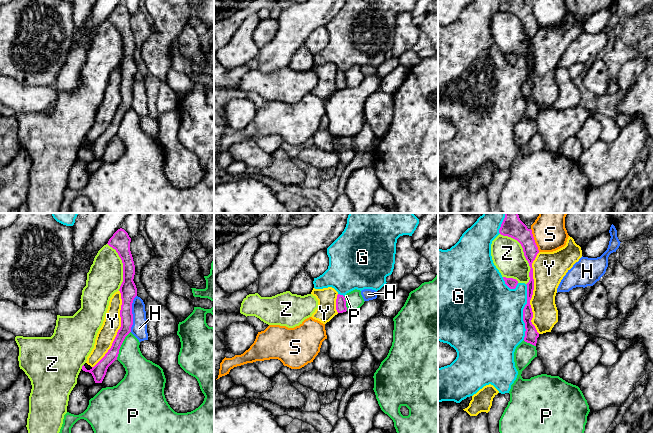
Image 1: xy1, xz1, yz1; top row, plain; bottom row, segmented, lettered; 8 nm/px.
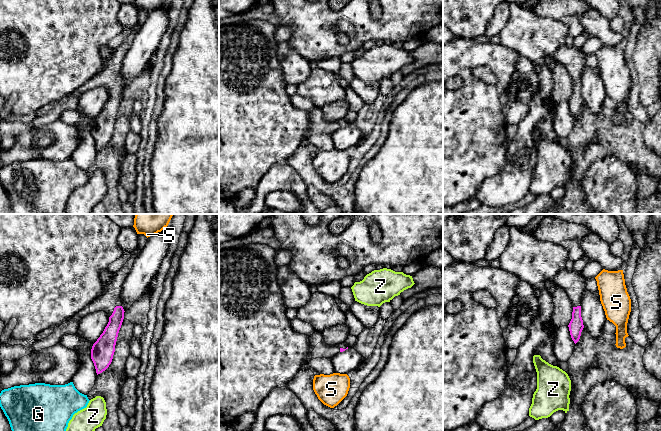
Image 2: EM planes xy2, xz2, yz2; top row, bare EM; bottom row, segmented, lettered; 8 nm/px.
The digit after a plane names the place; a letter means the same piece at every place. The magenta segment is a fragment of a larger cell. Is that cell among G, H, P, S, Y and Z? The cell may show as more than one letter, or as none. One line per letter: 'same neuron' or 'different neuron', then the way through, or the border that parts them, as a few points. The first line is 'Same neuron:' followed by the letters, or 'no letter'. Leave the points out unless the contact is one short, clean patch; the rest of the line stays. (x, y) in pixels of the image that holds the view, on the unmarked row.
Same neuron: no letter
G: different neuron
H: different neuron
P: different neuron | along xy1 (130, 107), (125, 113), (116, 135)
S: different neuron | along yz1 (530, 5), (539, 27)
Y: different neuron
Z: different neuron

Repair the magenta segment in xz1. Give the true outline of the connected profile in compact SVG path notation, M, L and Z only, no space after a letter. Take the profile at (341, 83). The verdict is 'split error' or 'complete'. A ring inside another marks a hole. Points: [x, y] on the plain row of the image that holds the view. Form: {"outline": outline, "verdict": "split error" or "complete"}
{"outline": "M340 70L337 71L336 86L338 89L343 89L347 87L346 76L343 71L340 71Z", "verdict": "complete"}

